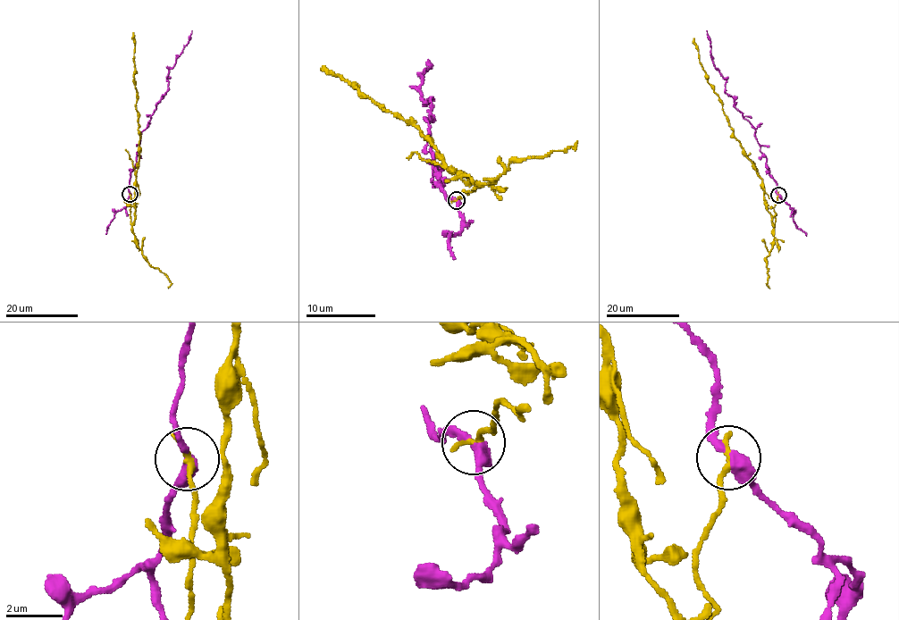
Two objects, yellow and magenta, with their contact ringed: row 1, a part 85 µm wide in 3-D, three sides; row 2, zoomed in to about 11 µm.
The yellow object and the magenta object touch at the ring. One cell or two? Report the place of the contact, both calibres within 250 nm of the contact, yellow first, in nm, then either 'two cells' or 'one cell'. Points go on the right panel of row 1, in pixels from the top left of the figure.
place (778, 195); calibres 240 and 400 nm; two cells

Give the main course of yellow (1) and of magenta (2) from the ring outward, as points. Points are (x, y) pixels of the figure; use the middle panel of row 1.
1: (457, 201), (463, 190), (468, 195), (477, 183), (449, 171), (434, 146), (415, 126), (321, 68)
2: (457, 201), (445, 199), (427, 163), (432, 98), (424, 102), (417, 89), (428, 59)

